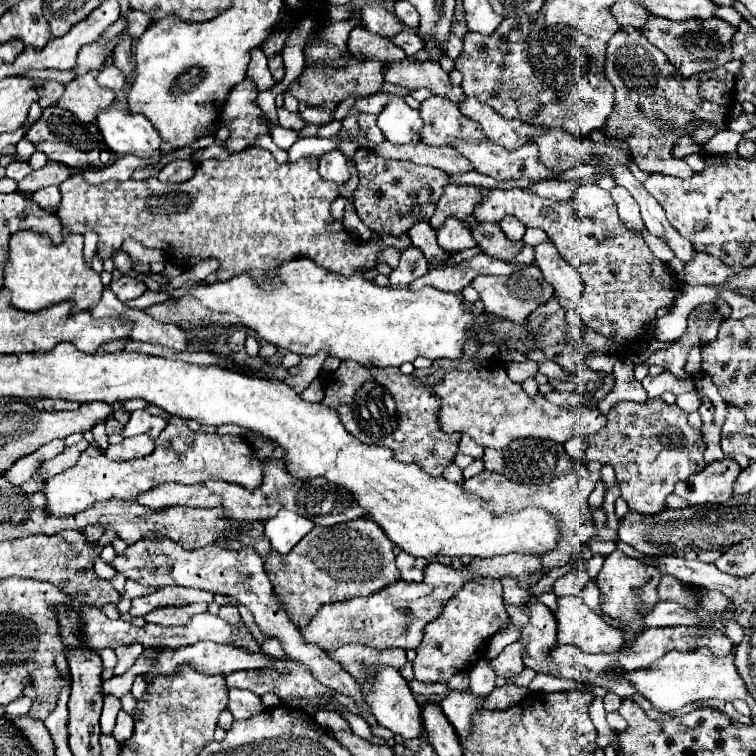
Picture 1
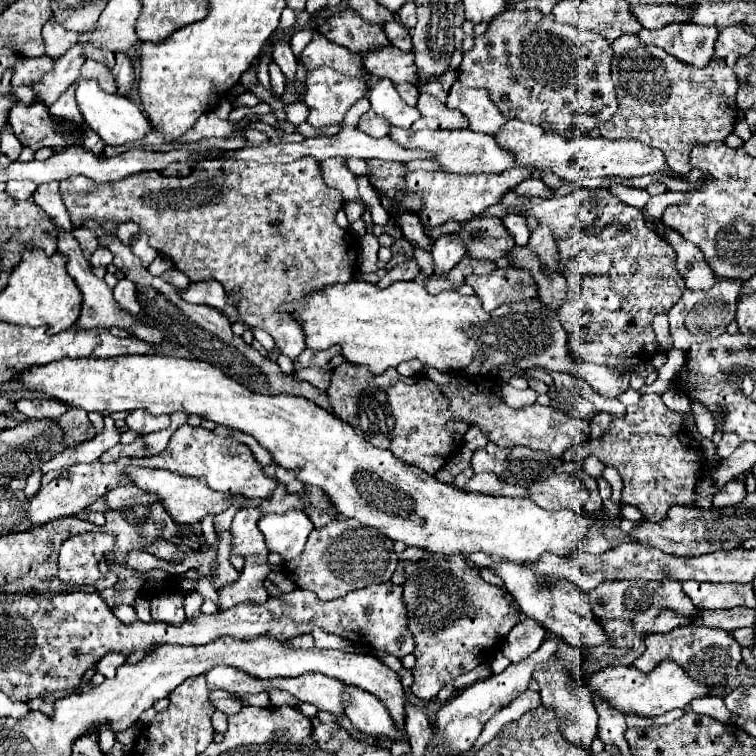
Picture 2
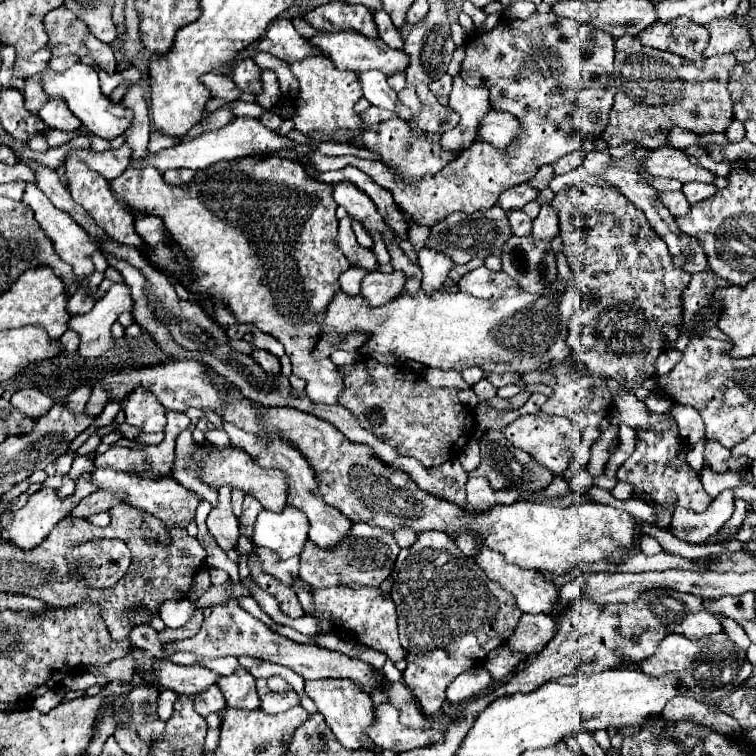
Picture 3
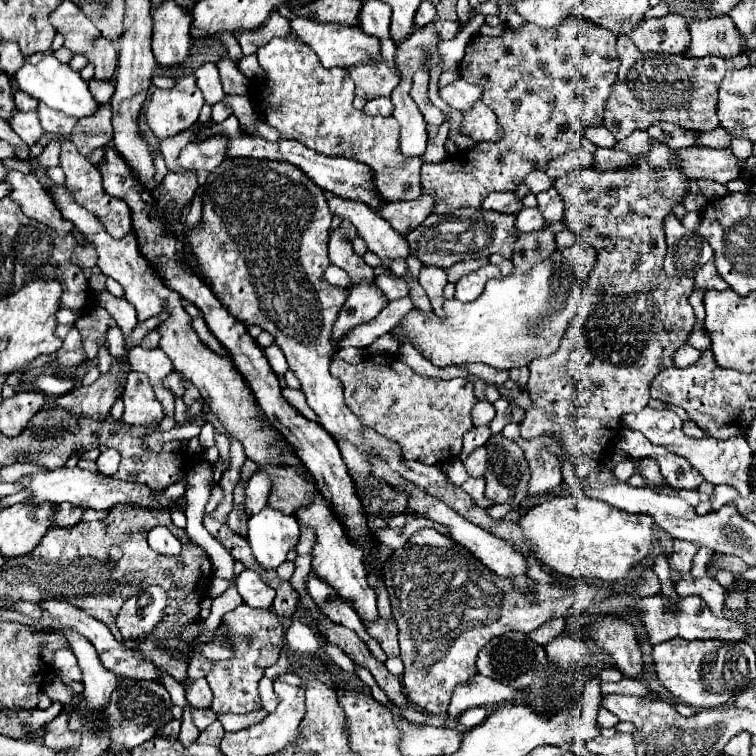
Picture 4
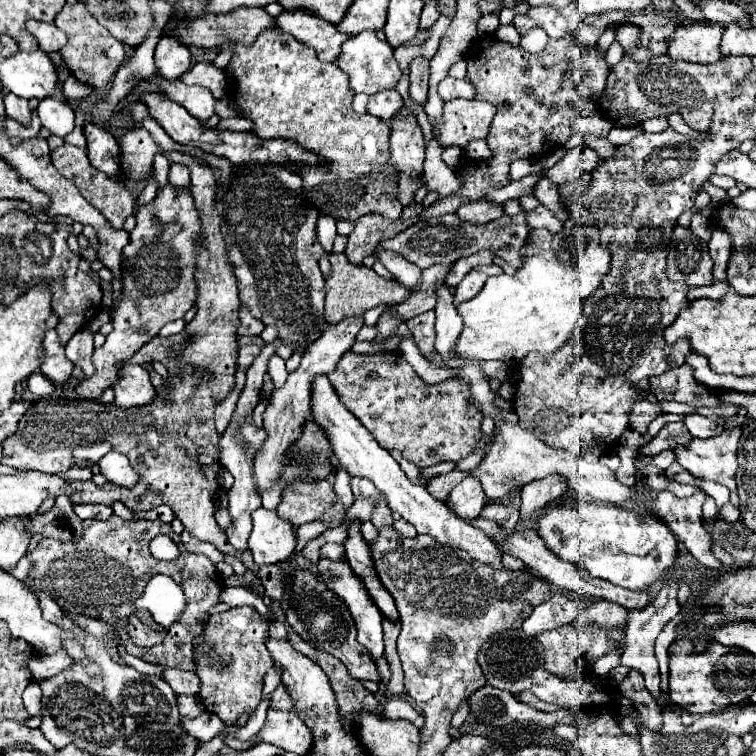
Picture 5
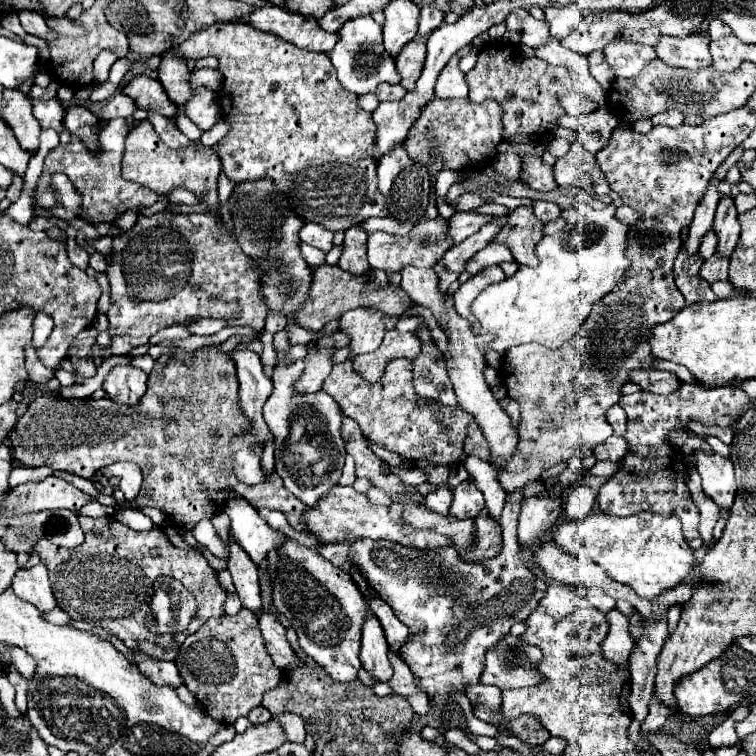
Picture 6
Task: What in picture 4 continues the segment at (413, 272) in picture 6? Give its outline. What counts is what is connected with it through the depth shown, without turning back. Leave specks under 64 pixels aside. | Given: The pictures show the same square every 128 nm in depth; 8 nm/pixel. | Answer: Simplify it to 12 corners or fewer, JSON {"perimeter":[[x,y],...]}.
{"perimeter":[[330,198],[334,216],[354,224],[382,262],[408,258],[396,234],[366,204]]}

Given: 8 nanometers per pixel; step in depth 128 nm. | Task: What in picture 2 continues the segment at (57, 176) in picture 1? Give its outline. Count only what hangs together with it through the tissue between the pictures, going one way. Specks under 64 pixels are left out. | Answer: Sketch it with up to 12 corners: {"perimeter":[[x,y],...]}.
{"perimeter":[[10,180],[6,194],[14,200],[28,200],[36,184],[22,180]]}

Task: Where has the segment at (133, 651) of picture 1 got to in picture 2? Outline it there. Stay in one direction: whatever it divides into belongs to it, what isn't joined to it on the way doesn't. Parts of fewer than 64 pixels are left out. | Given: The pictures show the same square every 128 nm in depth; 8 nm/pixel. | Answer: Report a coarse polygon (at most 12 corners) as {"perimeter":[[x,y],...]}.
{"perimeter":[[108,654],[98,662],[96,672],[114,678],[124,664],[124,654]]}

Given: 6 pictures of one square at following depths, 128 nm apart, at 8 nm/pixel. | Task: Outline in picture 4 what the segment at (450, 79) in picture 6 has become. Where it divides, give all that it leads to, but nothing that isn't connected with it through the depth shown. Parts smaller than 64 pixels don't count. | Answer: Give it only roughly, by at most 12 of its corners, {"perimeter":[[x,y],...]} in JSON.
{"perimeter":[[458,78],[440,88],[440,98],[456,110],[482,96],[478,84]]}

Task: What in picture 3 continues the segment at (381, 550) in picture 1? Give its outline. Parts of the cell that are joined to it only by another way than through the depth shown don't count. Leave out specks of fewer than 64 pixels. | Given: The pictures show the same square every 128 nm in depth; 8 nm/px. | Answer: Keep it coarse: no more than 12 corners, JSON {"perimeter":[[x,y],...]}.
{"perimeter":[[360,522],[340,552],[306,544],[312,588],[374,586],[392,572],[392,532]]}

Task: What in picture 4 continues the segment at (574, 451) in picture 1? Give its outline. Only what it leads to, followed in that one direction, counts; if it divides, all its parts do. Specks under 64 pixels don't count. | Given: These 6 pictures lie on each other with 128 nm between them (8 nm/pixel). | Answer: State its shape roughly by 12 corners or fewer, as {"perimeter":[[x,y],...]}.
{"perimeter":[[654,458],[642,460],[640,474],[648,482],[664,482]]}

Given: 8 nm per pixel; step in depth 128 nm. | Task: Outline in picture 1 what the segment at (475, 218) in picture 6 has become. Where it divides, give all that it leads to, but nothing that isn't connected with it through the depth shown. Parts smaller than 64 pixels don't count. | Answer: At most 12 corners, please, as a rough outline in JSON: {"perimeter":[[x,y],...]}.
{"perimeter":[[558,180],[530,186],[542,198],[568,200],[578,190],[578,182]]}

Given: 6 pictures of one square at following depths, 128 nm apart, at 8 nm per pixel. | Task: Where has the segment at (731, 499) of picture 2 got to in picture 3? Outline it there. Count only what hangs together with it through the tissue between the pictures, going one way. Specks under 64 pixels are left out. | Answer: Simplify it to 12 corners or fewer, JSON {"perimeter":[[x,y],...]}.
{"perimeter":[[724,490],[702,514],[684,508],[668,530],[702,544],[732,516],[734,492]]}

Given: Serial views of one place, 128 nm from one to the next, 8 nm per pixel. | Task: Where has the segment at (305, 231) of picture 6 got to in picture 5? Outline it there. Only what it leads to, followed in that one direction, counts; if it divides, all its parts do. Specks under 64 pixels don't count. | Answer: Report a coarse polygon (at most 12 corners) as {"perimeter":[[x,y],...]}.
{"perimeter":[[322,216],[316,224],[316,242],[332,252],[336,220]]}

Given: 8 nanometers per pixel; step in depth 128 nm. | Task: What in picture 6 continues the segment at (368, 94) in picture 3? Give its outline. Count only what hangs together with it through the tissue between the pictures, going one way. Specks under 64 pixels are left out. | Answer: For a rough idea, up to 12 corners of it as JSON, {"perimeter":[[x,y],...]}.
{"perimeter":[[372,16],[344,22],[330,52],[342,88],[400,82]]}

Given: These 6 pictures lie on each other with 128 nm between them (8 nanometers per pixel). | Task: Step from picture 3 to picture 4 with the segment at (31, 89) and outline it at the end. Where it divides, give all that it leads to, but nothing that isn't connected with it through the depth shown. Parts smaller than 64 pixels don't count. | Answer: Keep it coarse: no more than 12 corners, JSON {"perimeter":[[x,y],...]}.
{"perimeter":[[14,90],[14,102],[20,112],[34,110],[36,100],[28,100],[24,92]]}

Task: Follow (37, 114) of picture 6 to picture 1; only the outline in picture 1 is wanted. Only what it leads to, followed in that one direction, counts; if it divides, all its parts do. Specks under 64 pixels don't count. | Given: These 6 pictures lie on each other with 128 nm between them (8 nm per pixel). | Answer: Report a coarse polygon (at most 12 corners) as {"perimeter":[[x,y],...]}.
{"perimeter":[[96,72],[66,84],[58,106],[80,122],[94,120],[96,108],[116,94],[98,86]]}

